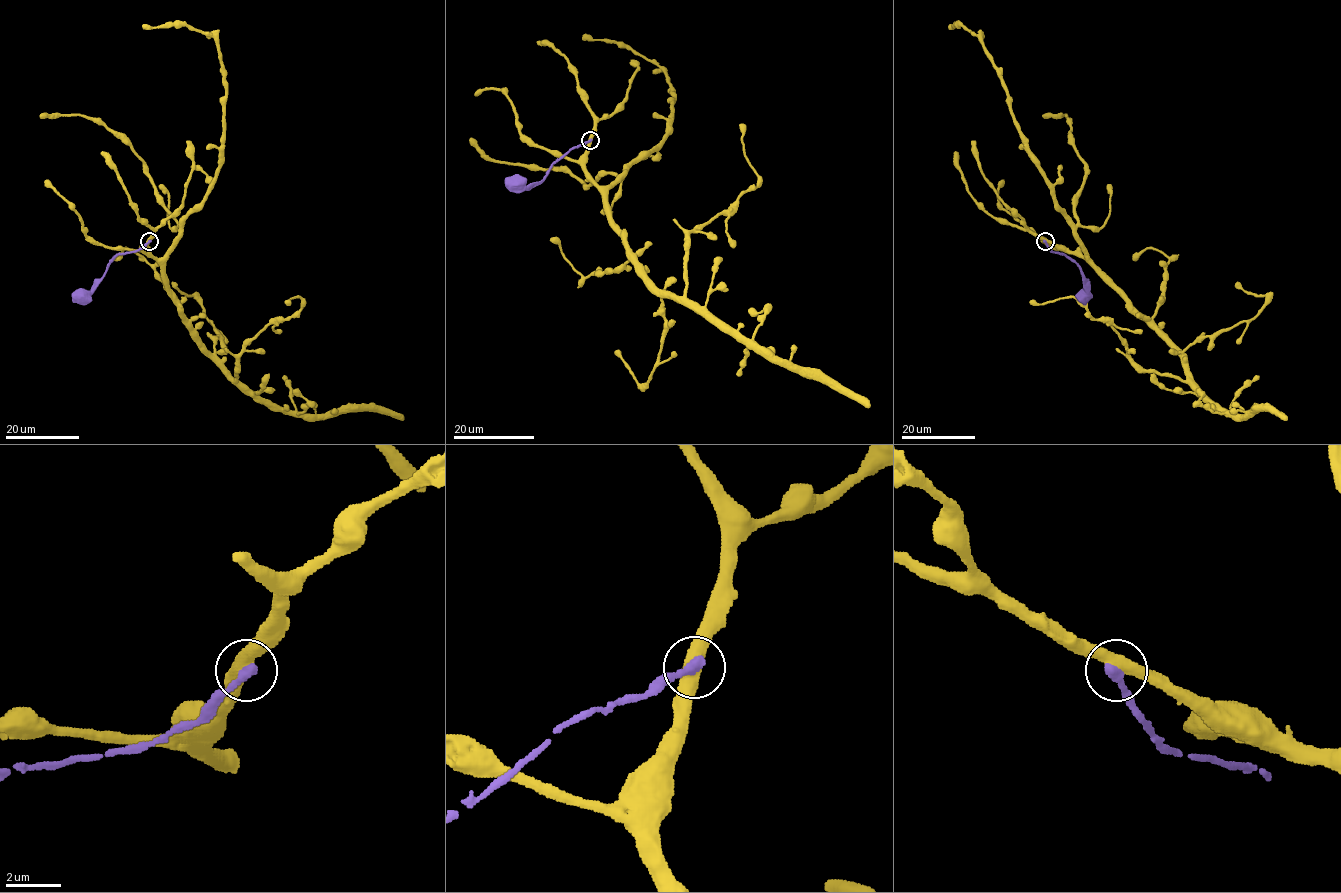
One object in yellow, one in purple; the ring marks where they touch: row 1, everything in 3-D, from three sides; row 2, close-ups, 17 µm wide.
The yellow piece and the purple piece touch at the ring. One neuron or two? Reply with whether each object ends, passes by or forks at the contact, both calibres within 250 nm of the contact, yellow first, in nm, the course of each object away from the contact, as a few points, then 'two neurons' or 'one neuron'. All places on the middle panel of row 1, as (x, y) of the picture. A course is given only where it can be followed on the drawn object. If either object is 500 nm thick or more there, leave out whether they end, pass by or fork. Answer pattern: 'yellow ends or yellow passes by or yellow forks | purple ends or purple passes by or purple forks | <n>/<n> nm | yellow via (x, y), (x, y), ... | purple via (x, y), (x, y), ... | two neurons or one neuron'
yellow passes by | purple ends | 480/400 nm | yellow via (590, 141), (586, 174), (627, 252), (658, 289), (682, 297), (686, 237), (758, 182), (743, 124) | purple via (590, 141), (572, 148), (554, 162), (542, 180), (526, 186), (519, 184) | two neurons

